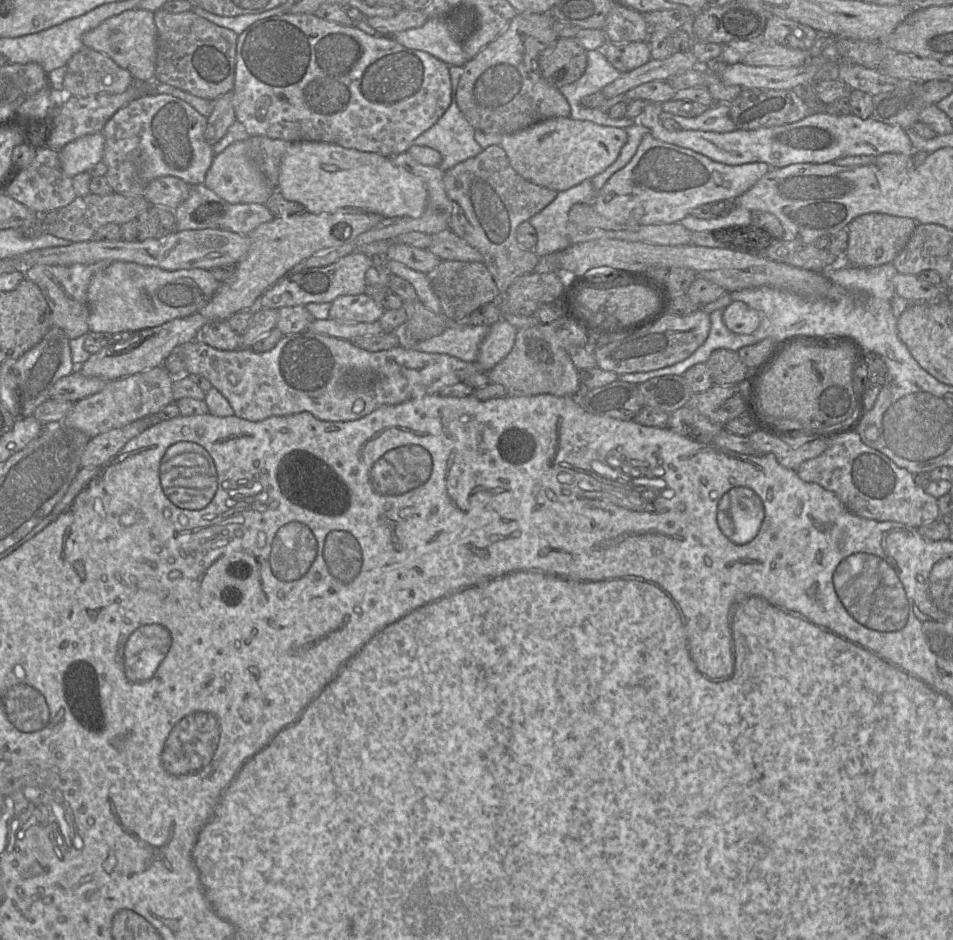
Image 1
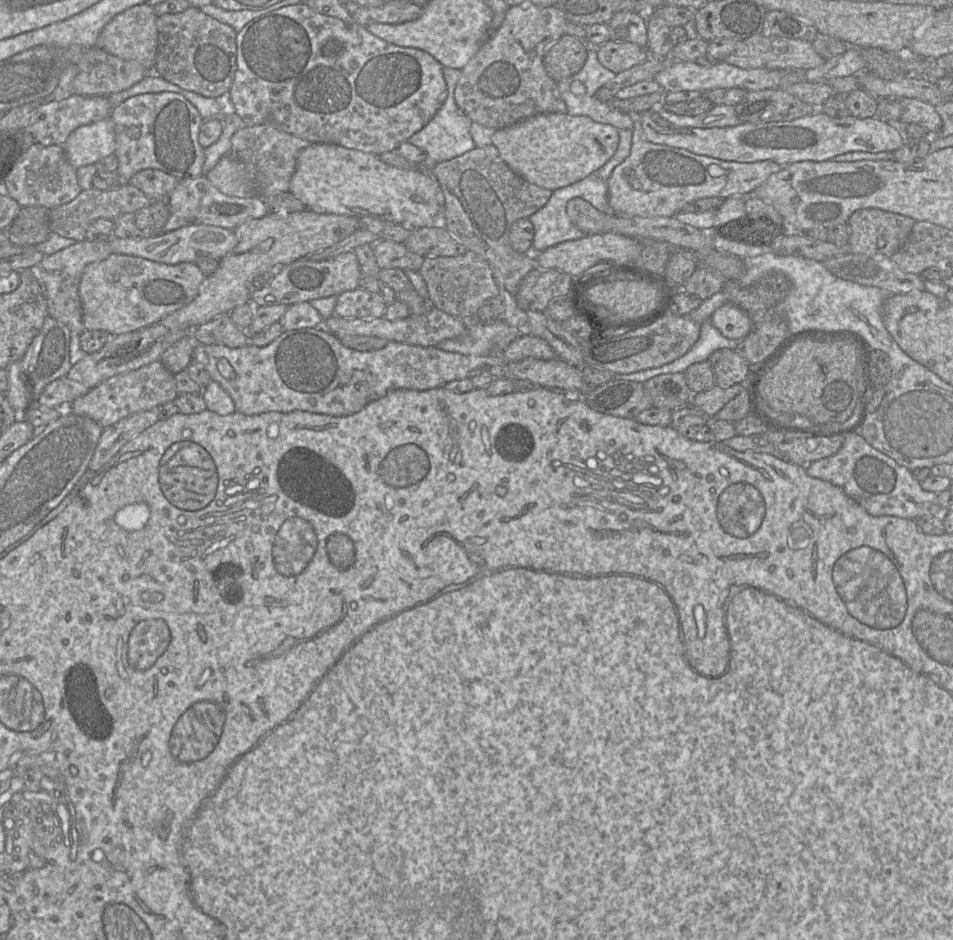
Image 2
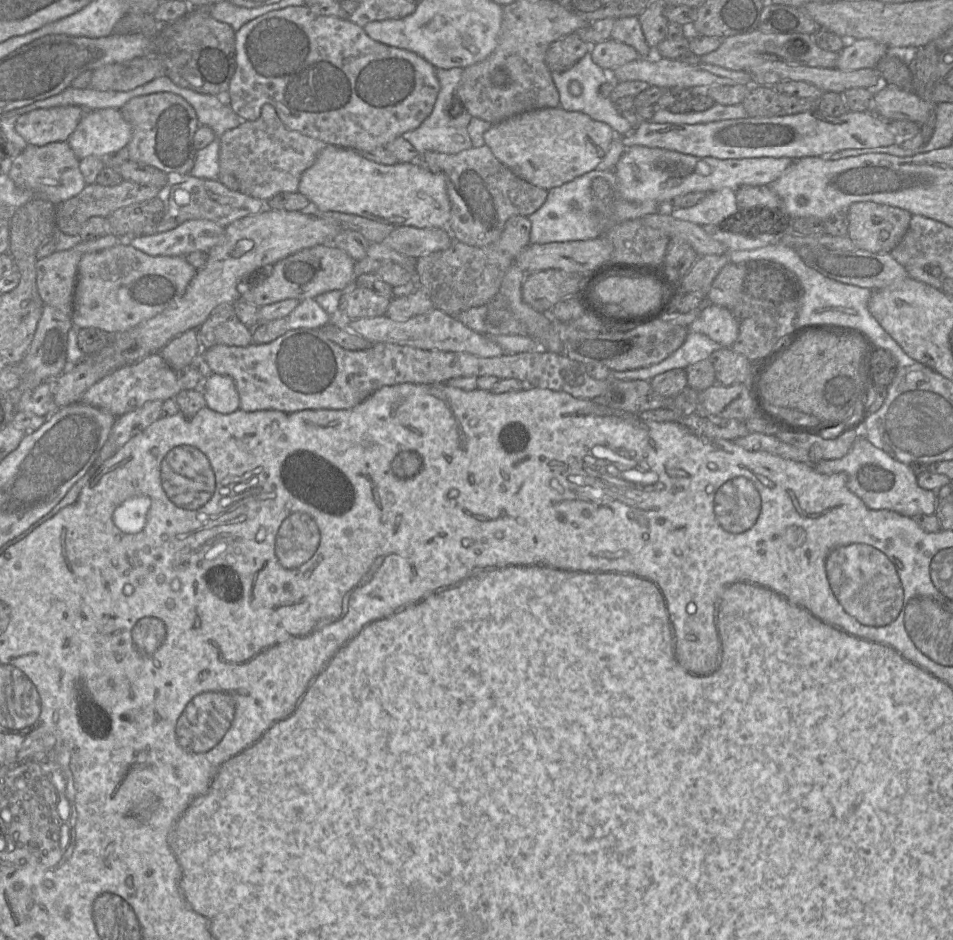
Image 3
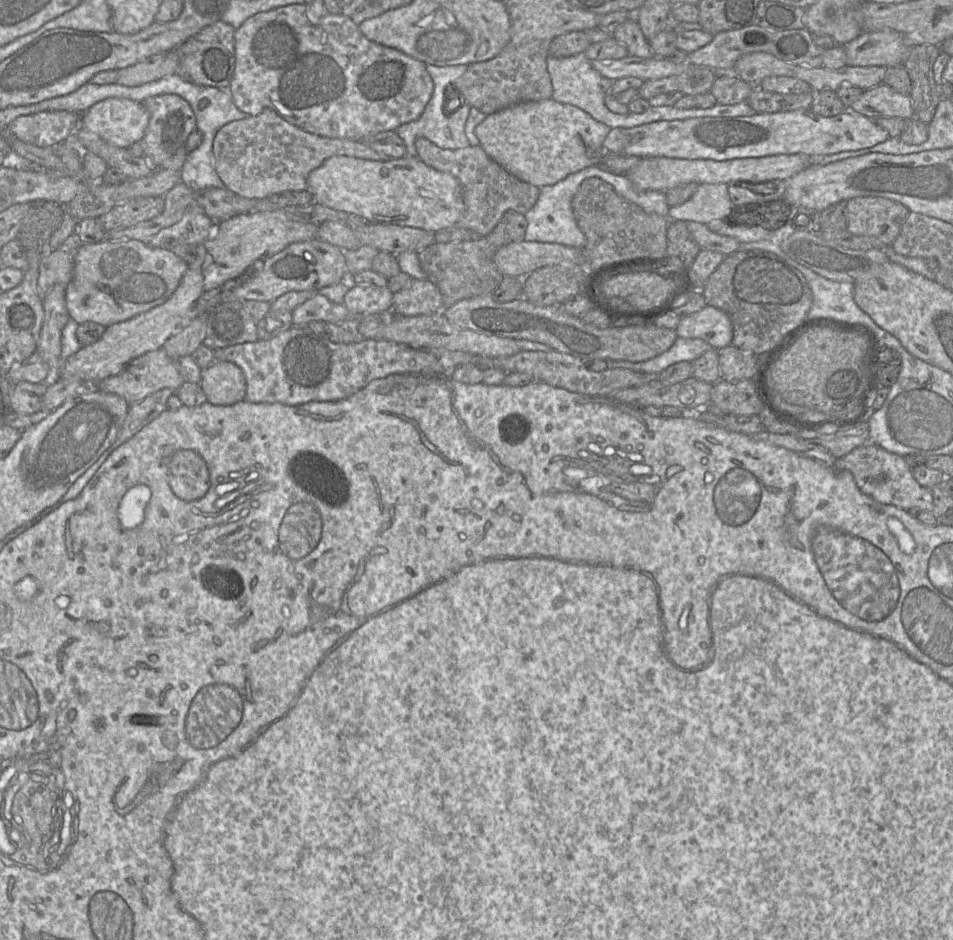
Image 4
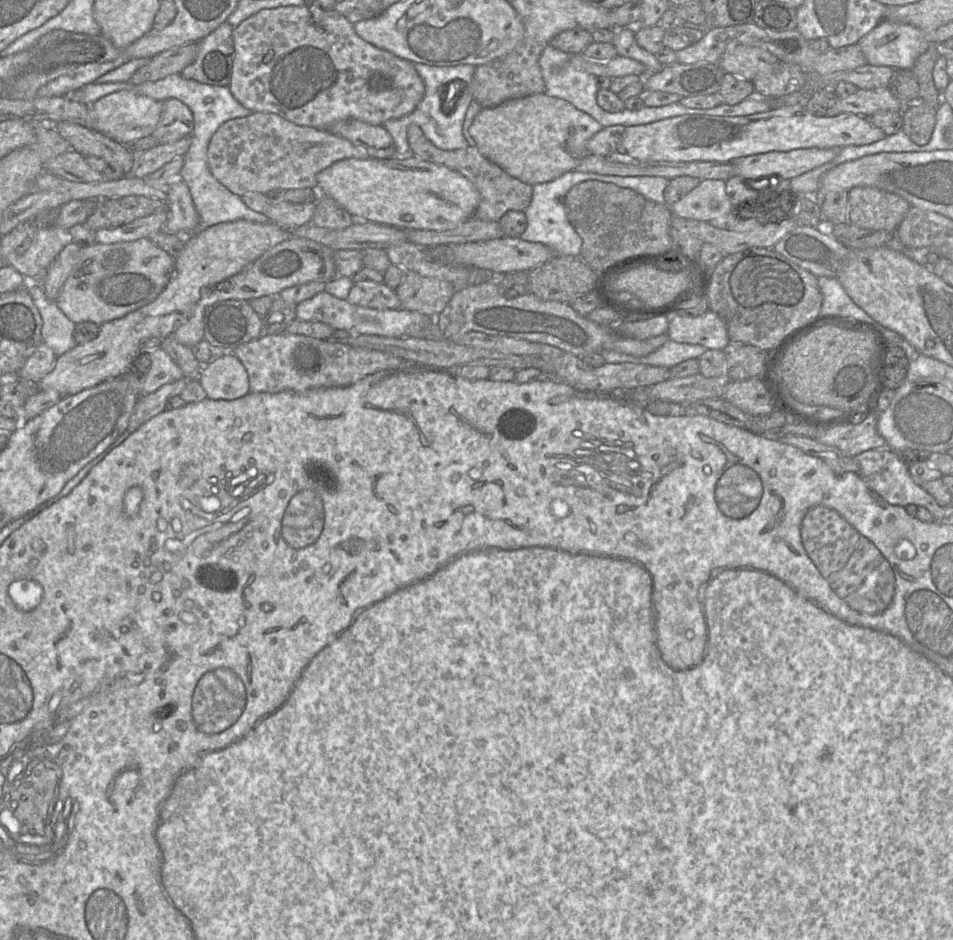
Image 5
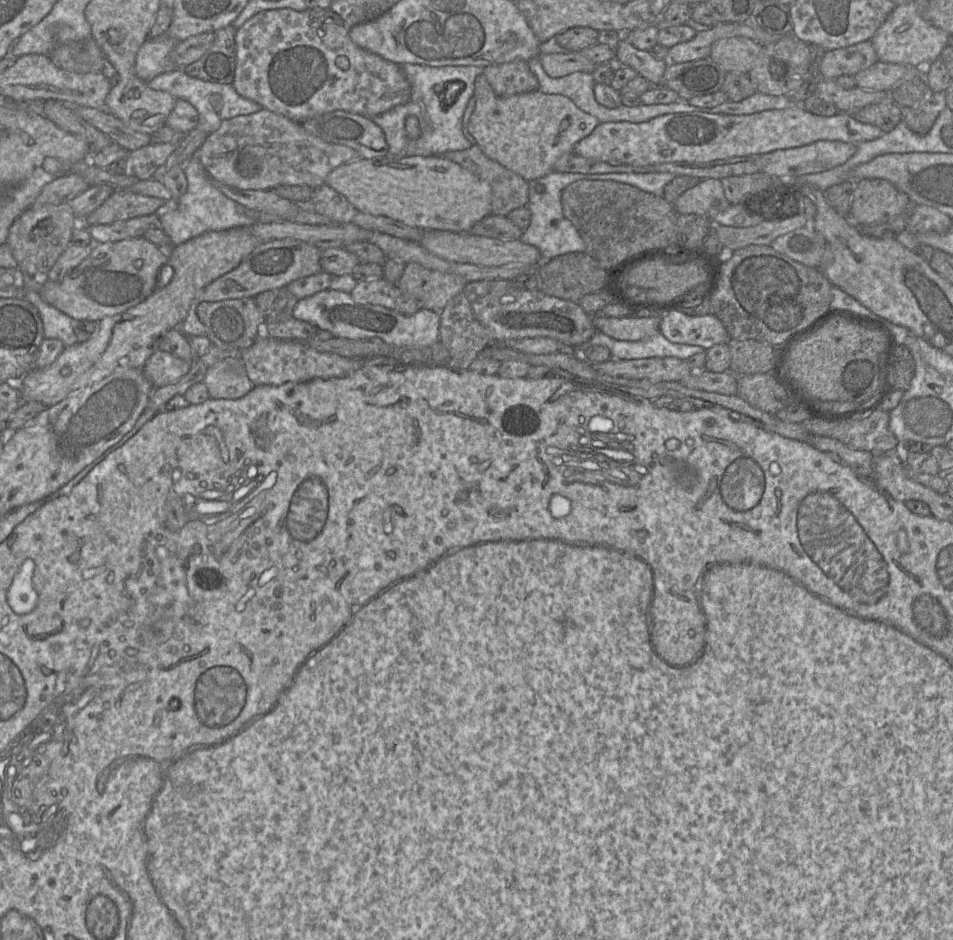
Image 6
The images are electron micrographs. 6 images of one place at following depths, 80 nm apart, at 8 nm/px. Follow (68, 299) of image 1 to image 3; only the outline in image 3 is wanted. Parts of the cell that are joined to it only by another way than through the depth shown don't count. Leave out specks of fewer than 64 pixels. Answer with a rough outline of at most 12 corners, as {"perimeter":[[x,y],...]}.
{"perimeter":[[109,233],[37,260],[44,305],[71,317],[78,264],[86,253],[113,247]]}

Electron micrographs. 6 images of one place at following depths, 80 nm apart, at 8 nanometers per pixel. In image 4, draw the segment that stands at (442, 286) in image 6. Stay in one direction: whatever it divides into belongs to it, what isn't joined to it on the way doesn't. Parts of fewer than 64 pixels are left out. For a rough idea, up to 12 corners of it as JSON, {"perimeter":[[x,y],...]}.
{"perimeter":[[412,279],[394,293],[396,316],[442,312],[443,298],[429,279]]}

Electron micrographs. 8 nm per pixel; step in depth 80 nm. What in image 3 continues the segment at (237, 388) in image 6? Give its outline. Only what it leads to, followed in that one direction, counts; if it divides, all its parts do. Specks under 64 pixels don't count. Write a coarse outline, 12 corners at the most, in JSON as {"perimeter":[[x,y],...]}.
{"perimeter":[[212,374],[202,383],[206,406],[229,414],[240,408],[234,380]]}

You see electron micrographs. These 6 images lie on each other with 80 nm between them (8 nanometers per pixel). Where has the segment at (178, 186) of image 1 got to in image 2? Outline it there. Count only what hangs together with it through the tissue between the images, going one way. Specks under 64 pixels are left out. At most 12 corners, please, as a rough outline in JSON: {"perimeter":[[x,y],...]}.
{"perimeter":[[157,169],[130,179],[152,201],[166,201],[178,182]]}

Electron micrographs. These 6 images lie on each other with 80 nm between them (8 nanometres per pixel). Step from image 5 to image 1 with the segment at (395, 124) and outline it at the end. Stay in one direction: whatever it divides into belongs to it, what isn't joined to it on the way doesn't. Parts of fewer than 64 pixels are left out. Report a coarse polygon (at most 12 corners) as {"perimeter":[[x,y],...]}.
{"perimeter":[[449,65],[450,105],[413,141],[438,151],[444,172],[483,148],[457,105],[463,67]]}

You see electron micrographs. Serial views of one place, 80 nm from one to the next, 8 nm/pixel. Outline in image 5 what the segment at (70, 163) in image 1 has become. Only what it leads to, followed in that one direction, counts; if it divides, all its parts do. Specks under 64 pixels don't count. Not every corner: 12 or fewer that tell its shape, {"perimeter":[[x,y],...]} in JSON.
{"perimeter":[[120,90],[90,106],[92,129],[124,145],[150,136],[163,101]]}

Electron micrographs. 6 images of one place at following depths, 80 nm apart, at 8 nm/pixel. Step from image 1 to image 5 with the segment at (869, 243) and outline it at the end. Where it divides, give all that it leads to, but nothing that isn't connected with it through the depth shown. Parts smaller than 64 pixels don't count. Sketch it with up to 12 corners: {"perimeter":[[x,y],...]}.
{"perimeter":[[877,188],[849,190],[848,223],[895,232],[910,209]]}

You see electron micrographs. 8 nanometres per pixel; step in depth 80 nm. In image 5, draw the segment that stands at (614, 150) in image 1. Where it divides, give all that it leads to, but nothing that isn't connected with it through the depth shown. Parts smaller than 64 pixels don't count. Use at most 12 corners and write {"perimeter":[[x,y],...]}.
{"perimeter":[[544,93],[482,108],[478,151],[531,186],[575,170],[603,126]]}

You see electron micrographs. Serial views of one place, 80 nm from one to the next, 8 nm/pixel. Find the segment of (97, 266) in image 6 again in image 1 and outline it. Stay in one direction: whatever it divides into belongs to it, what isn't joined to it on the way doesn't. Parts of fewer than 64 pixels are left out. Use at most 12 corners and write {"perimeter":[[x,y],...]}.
{"perimeter":[[112,261],[90,280],[89,330],[199,313],[210,270]]}

